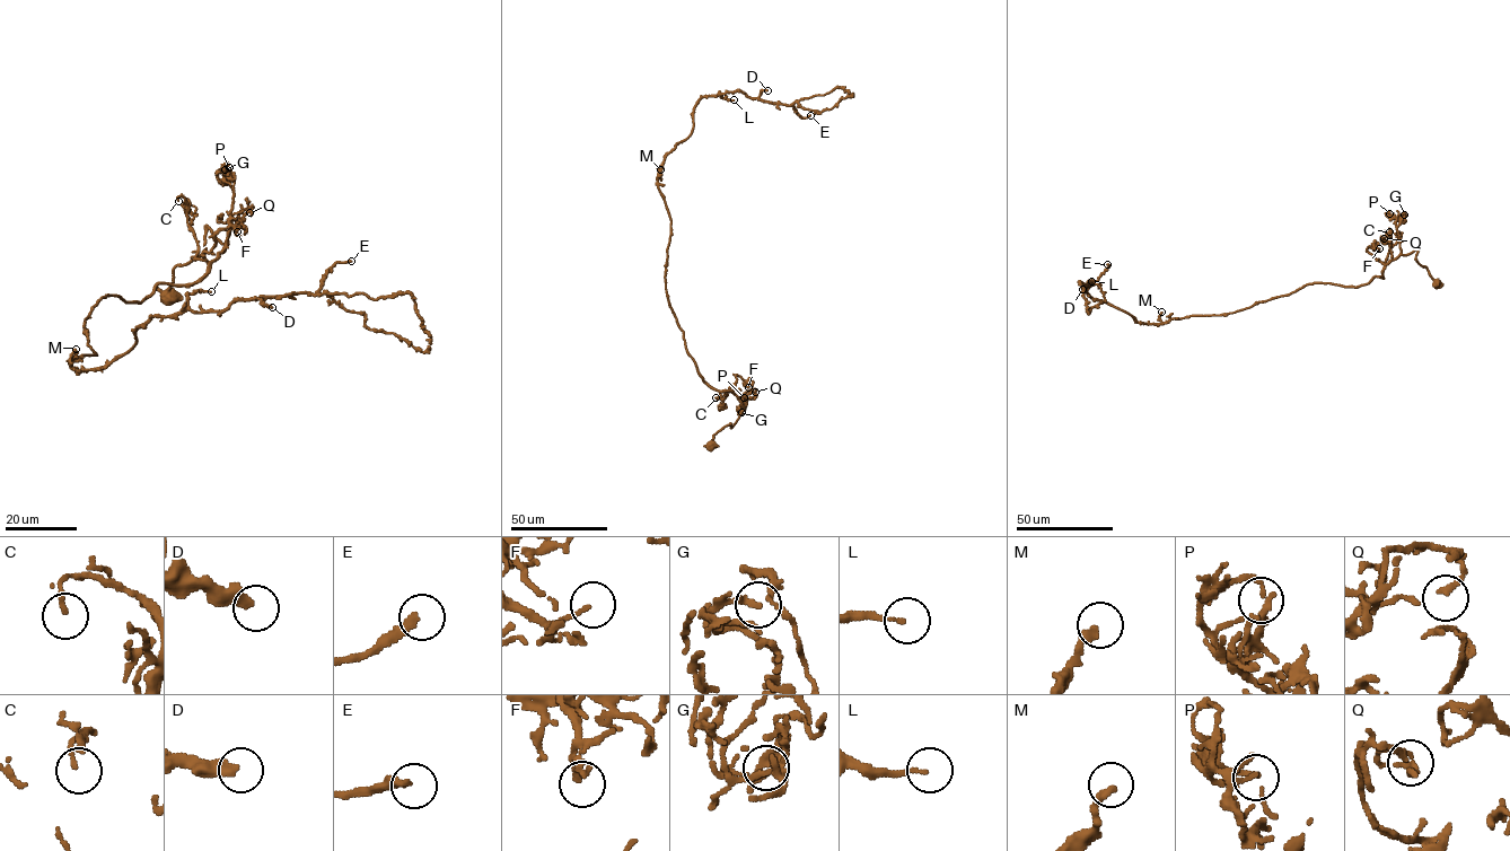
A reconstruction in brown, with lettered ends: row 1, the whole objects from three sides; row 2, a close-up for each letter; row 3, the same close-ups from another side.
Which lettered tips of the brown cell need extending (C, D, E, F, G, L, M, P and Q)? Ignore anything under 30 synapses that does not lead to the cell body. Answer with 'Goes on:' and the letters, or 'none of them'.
Goes on: E

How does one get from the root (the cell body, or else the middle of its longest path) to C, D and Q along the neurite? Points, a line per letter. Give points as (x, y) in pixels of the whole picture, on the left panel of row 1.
C: (169, 297), (173, 270), (202, 252), (208, 228), (228, 244), (216, 259), (199, 260), (190, 202), (178, 201)
D: (169, 297), (209, 228), (228, 244), (201, 278), (104, 296), (70, 365), (106, 366), (152, 316), (272, 307)
Q: (169, 297), (173, 270), (202, 252), (207, 230), (228, 244), (222, 252), (229, 222), (242, 221), (249, 212)

